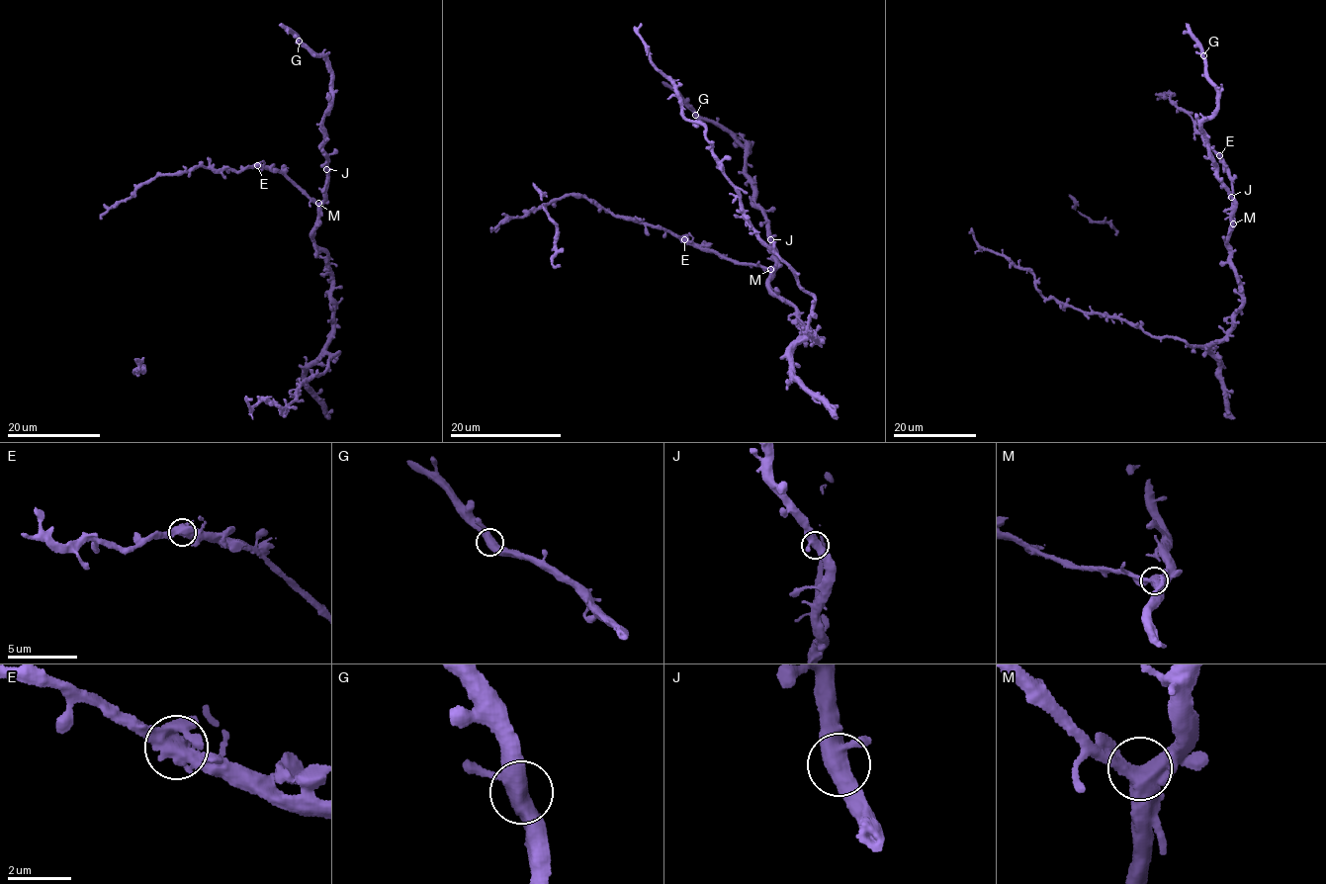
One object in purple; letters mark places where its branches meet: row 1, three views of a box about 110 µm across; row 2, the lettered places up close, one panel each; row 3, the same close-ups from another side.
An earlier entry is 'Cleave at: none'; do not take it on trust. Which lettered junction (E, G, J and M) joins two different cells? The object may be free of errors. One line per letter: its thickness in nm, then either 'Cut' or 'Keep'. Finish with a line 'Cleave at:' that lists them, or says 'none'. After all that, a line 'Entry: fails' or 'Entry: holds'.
E: Thickness 460 nm. Keep
G: Thickness 440 nm. Keep
J: Thickness 440 nm. Keep
M: Thickness 500 nm. Keep
Cleave at: none
Entry: holds

